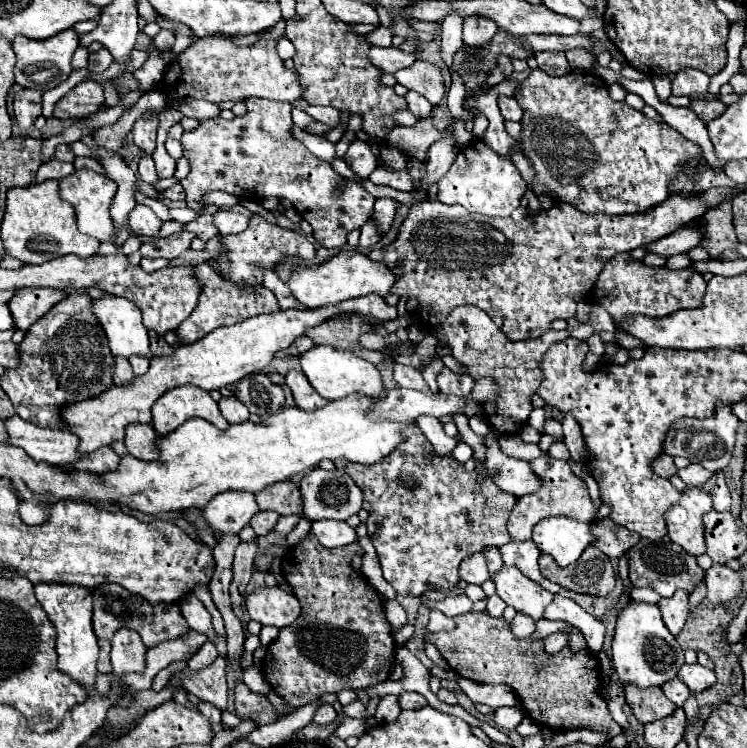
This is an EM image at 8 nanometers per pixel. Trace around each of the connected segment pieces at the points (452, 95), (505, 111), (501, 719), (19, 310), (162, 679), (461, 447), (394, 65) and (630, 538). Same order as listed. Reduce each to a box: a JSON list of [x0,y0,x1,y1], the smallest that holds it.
[[447,73,473,132],[497,95,523,121],[495,707,523,729],[9,287,67,331],[151,661,188,691],[452,442,473,464],[369,47,415,73],[593,517,641,557]]

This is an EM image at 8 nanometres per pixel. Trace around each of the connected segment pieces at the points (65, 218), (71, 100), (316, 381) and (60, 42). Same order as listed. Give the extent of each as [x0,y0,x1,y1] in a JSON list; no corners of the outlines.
[[1,181,99,265],[53,81,103,119],[301,345,387,399],[13,29,79,91]]

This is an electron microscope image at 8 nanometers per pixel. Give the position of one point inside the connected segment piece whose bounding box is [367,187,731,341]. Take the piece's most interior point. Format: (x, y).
(524, 275)

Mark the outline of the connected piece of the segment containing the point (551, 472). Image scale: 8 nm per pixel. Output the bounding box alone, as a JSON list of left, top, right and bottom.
[507,455,597,541]

